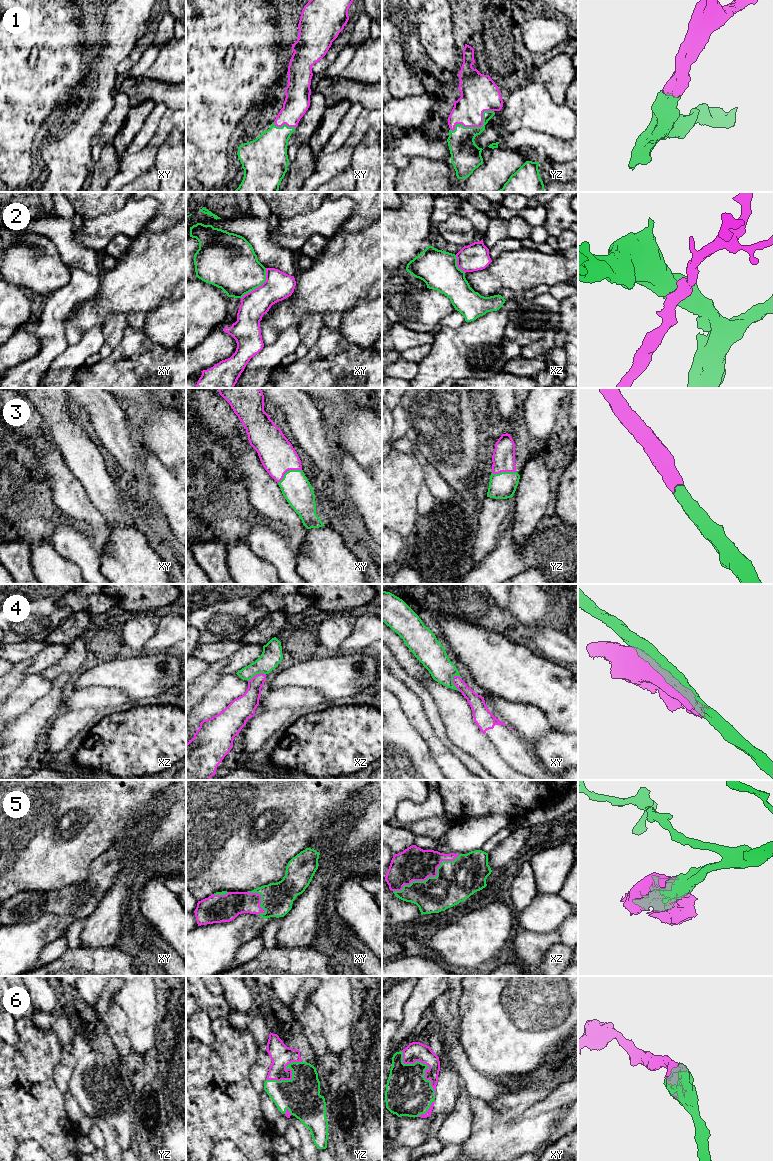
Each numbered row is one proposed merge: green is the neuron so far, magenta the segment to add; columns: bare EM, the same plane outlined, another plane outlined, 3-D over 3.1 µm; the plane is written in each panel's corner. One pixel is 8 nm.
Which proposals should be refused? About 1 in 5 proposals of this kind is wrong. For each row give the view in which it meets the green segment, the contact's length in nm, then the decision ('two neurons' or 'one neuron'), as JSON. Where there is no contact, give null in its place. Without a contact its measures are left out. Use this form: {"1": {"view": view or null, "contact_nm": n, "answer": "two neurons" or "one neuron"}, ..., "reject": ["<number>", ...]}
{"1": {"view": "yz", "contact_nm": 380, "answer": "one neuron"}, "2": {"view": "xy", "contact_nm": 320, "answer": "two neurons"}, "3": {"view": "xy", "contact_nm": 220, "answer": "one neuron"}, "4": {"view": "xy", "contact_nm": 140, "answer": "two neurons"}, "5": {"view": "xz", "contact_nm": 600, "answer": "one neuron"}, "6": {"view": "xy", "contact_nm": 440, "answer": "one neuron"}, "reject": ["2", "4"]}

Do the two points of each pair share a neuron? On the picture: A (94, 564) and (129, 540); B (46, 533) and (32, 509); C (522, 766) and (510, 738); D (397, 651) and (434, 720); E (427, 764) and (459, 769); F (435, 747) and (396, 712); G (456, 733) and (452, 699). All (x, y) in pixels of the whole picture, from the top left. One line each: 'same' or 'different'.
A: different
B: same
C: same
D: different
E: different
F: different
G: same

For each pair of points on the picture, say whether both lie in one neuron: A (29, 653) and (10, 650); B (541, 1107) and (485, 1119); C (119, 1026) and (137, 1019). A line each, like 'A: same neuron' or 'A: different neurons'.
A: same neuron
B: different neurons
C: different neurons

